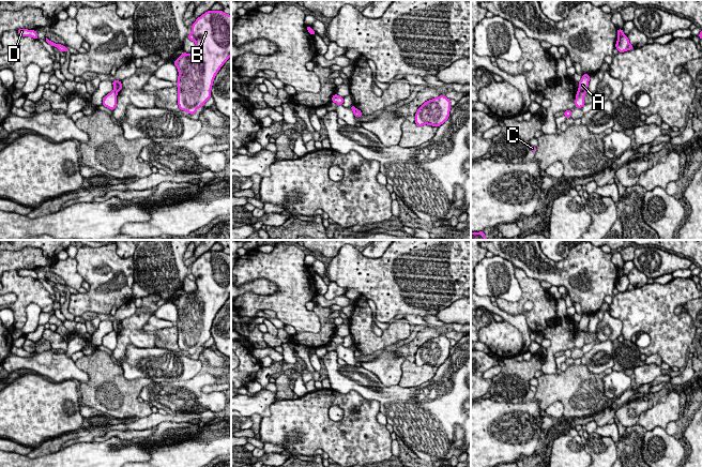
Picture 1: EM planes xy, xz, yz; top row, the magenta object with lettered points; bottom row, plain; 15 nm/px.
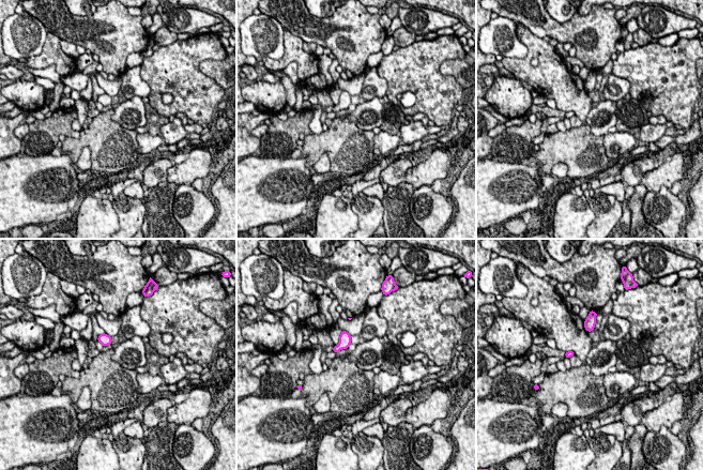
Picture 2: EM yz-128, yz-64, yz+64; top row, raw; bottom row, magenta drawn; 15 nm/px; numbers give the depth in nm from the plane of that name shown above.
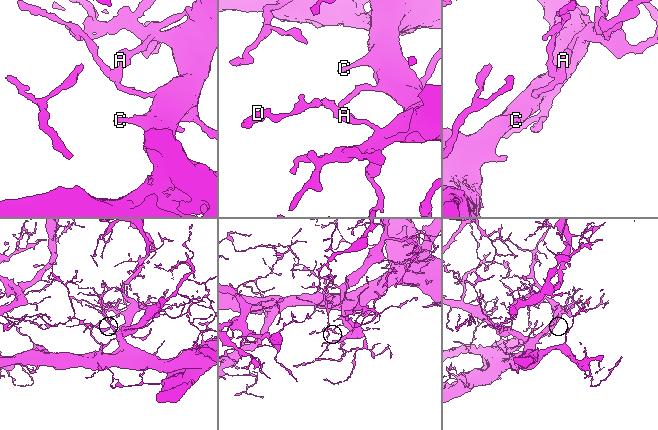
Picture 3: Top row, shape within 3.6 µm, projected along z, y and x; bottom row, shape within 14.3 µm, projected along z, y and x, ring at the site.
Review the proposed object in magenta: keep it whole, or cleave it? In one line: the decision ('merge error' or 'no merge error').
merge error

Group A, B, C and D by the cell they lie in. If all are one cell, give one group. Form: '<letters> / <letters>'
A / B C D

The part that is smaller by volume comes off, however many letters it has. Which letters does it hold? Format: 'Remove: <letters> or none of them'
Remove: A

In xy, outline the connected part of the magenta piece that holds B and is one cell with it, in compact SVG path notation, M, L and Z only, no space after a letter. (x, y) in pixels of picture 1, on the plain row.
M208 251L192 265L197 291L183 292L173 304L178 307L178 345L181 350L194 355L212 336L213 320L231 296L231 255L223 251Z

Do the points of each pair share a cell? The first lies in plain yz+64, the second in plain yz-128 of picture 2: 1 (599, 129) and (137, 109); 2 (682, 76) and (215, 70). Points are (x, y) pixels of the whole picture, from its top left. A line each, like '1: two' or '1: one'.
1: one
2: two

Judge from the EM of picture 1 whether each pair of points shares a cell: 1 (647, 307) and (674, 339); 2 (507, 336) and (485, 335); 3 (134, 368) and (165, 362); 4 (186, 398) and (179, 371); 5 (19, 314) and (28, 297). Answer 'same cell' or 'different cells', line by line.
1: same cell
2: same cell
3: same cell
4: different cells
5: same cell

